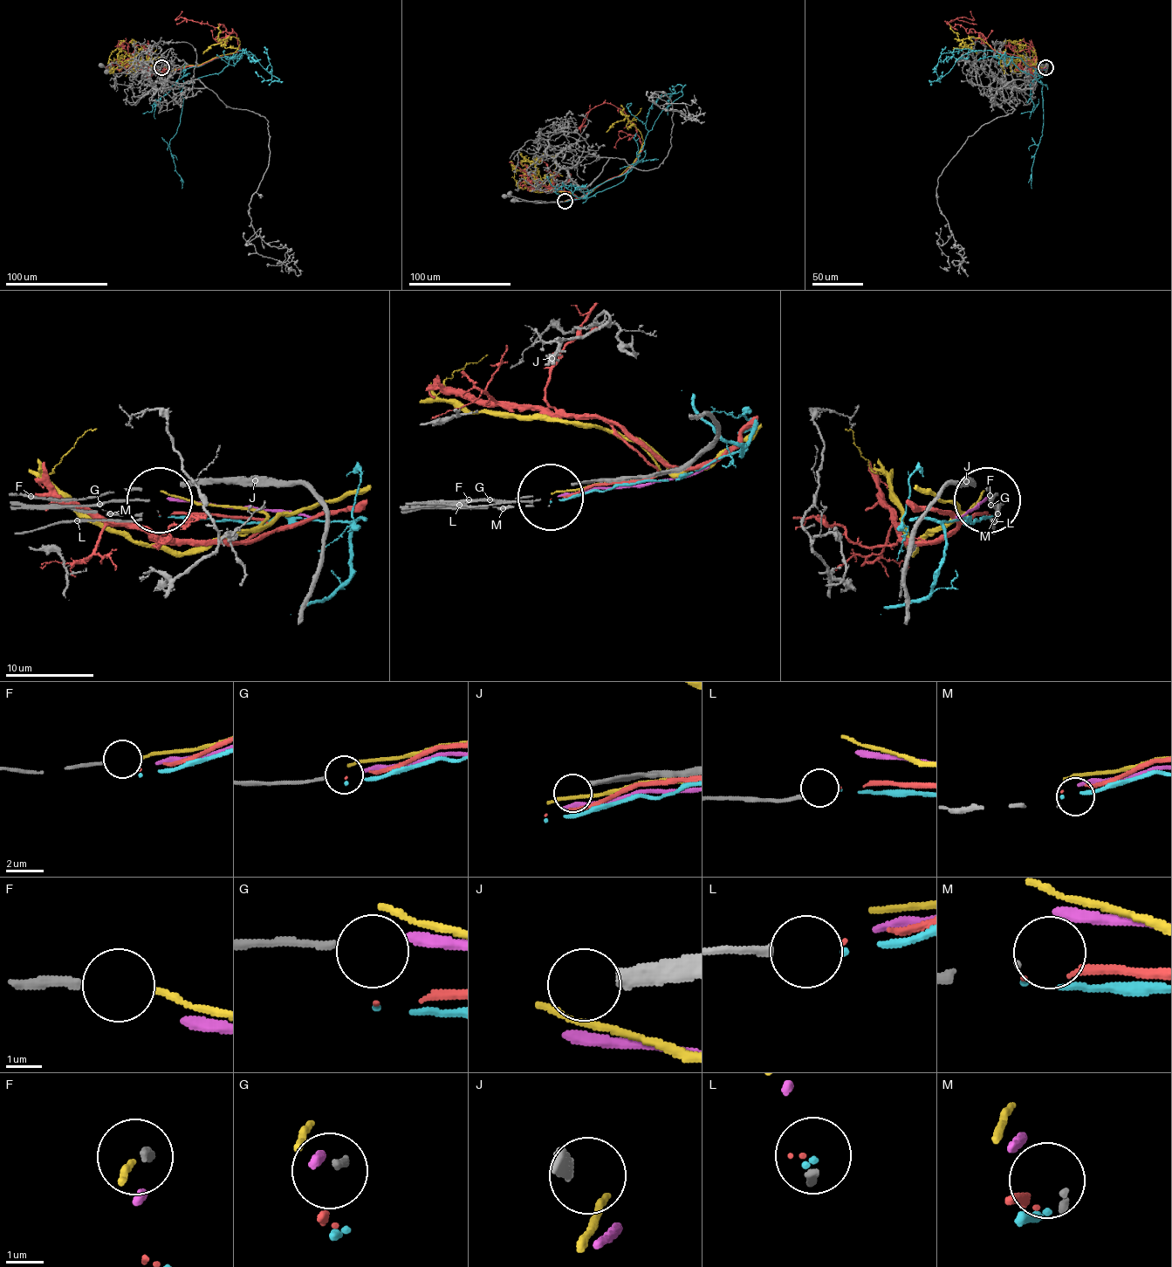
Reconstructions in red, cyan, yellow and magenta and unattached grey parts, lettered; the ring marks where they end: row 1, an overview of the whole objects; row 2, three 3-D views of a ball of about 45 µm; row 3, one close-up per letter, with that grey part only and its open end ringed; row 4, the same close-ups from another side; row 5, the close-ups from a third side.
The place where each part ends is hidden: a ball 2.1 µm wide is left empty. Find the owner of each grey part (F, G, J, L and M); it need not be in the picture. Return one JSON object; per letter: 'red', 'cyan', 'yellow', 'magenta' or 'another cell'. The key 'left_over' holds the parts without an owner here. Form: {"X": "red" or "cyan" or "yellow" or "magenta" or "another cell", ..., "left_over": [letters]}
{"F": "yellow", "G": "magenta", "J": "another cell", "L": "cyan", "M": "another cell", "left_over": ["J", "M"]}

